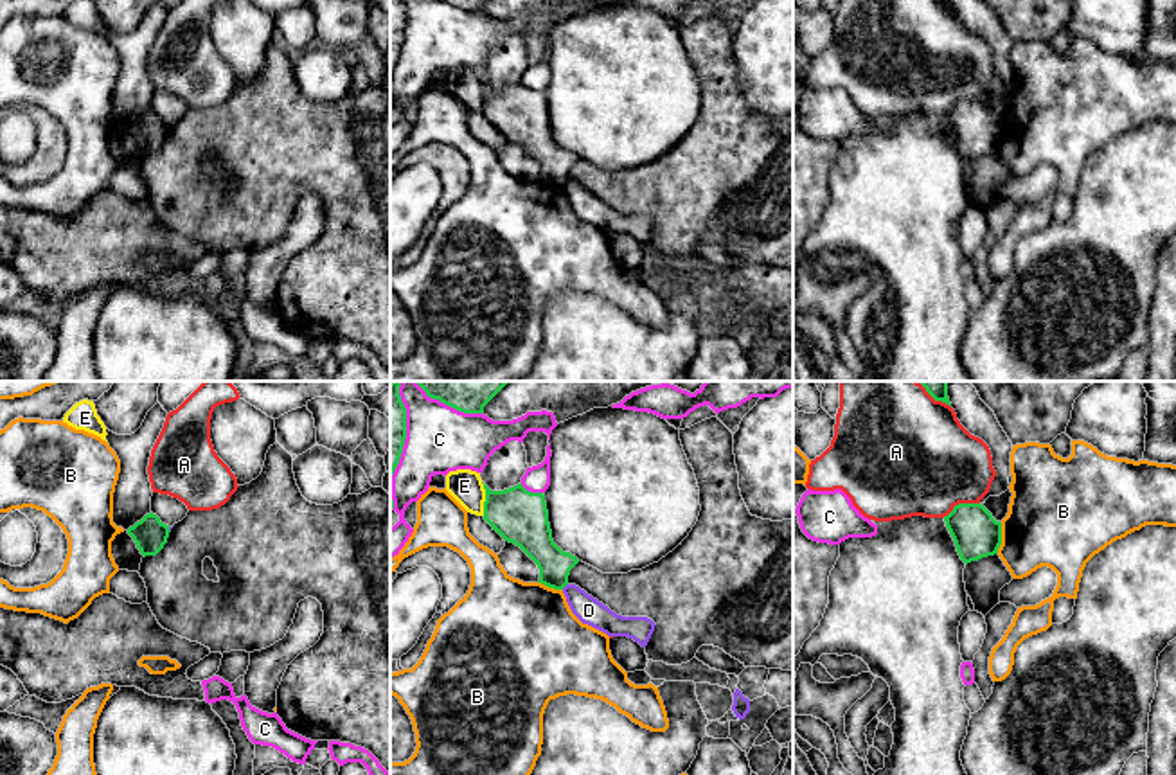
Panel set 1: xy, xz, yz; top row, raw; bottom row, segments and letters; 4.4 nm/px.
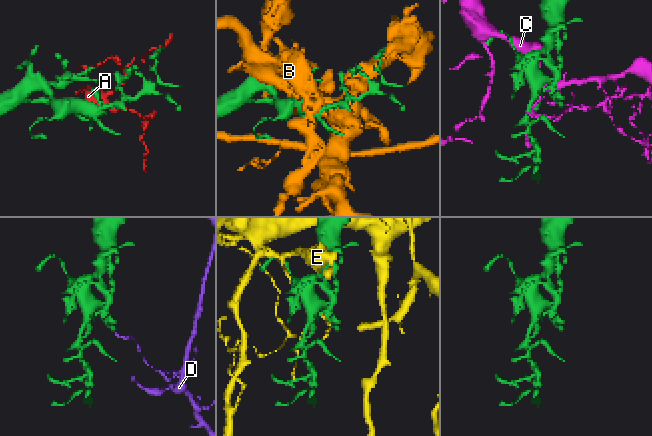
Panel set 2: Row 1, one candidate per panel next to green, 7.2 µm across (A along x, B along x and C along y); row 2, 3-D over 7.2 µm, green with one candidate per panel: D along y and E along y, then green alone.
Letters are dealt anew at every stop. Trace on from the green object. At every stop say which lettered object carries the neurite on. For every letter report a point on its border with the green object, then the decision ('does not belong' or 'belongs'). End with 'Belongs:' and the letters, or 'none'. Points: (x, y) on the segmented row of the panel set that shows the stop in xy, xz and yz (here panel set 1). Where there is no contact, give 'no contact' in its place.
A: contact yz (961, 504); does not belong
B: contact yz (1000, 538); does not belong
C: contact xz (403, 445); does not belong
D: contact xz (563, 587); does not belong
E: contact xz (486, 498); does not belong
Belongs: none

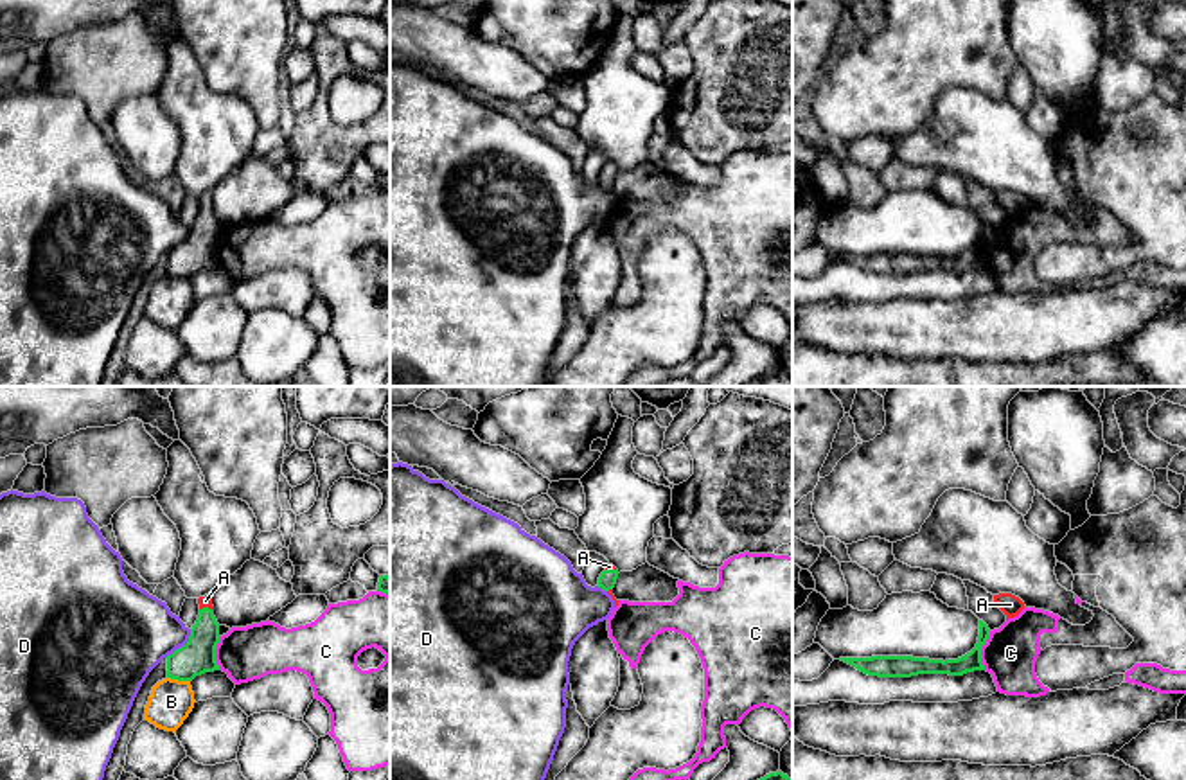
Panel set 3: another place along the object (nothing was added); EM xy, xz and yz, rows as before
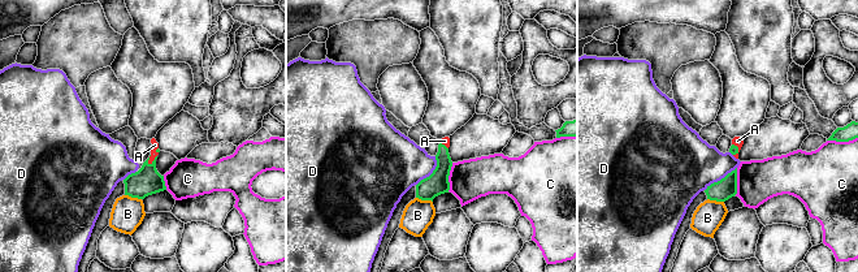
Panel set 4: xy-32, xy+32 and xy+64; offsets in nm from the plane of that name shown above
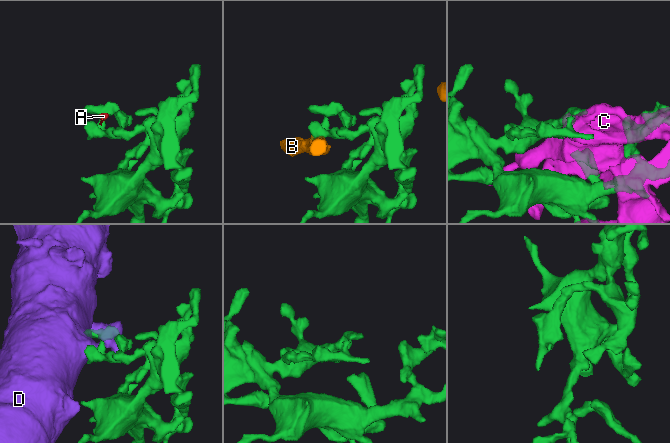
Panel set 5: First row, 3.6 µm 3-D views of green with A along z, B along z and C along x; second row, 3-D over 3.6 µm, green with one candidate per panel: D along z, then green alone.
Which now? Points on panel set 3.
A: contact xy (207, 608); belongs
B: contact xy (178, 680); does not belong
C: contact yz (980, 651); does not belong
D: contact xy (184, 646); does not belong
Belongs: A

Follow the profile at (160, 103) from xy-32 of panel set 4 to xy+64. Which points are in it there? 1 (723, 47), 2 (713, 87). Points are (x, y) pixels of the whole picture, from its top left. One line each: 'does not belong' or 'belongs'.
1: belongs
2: does not belong

